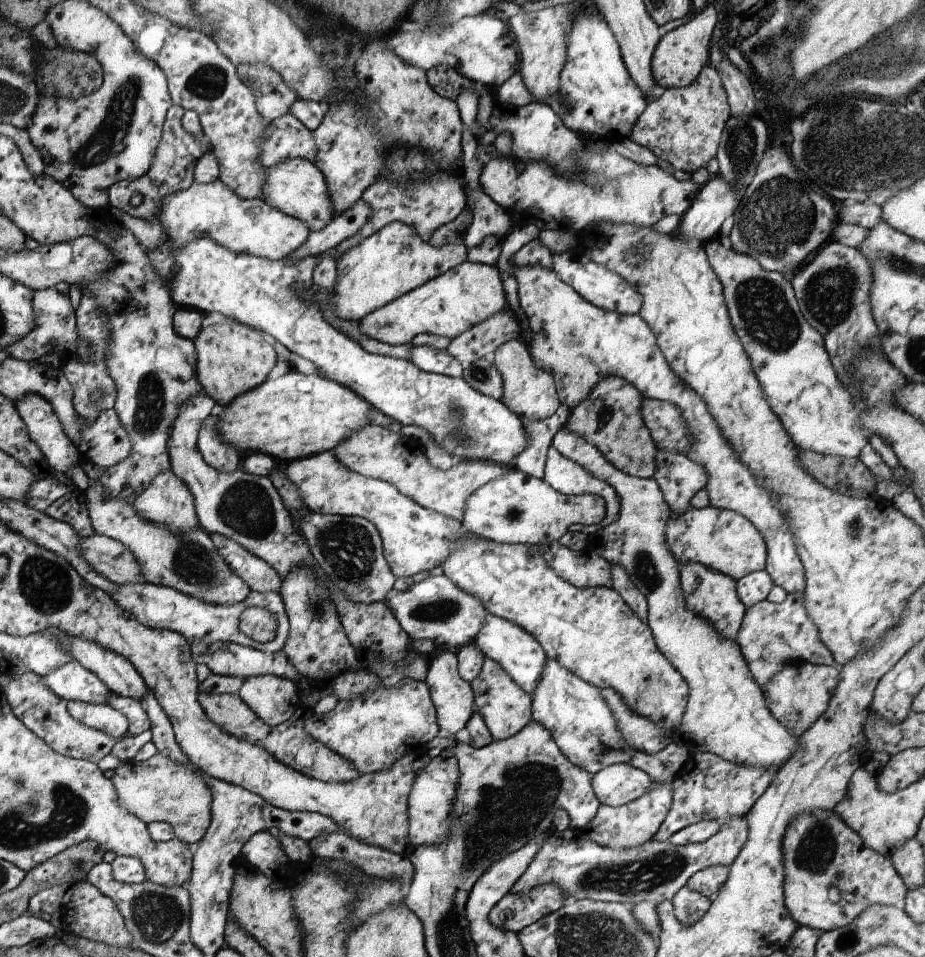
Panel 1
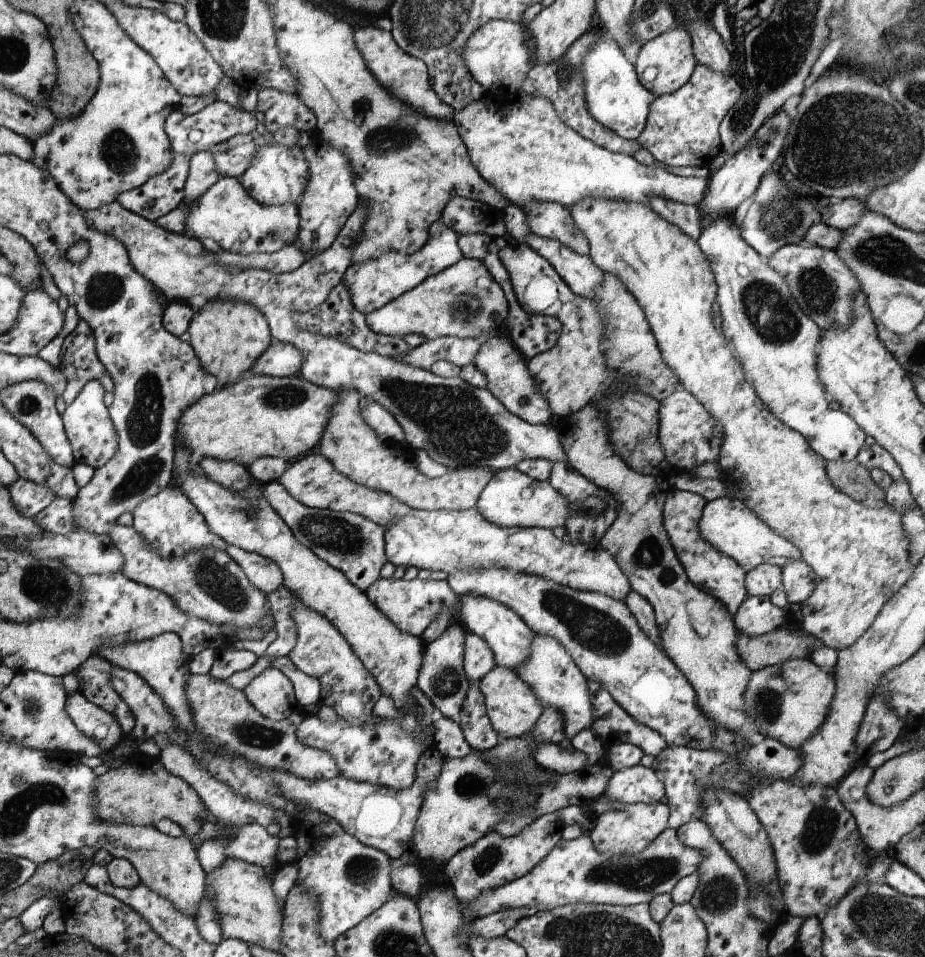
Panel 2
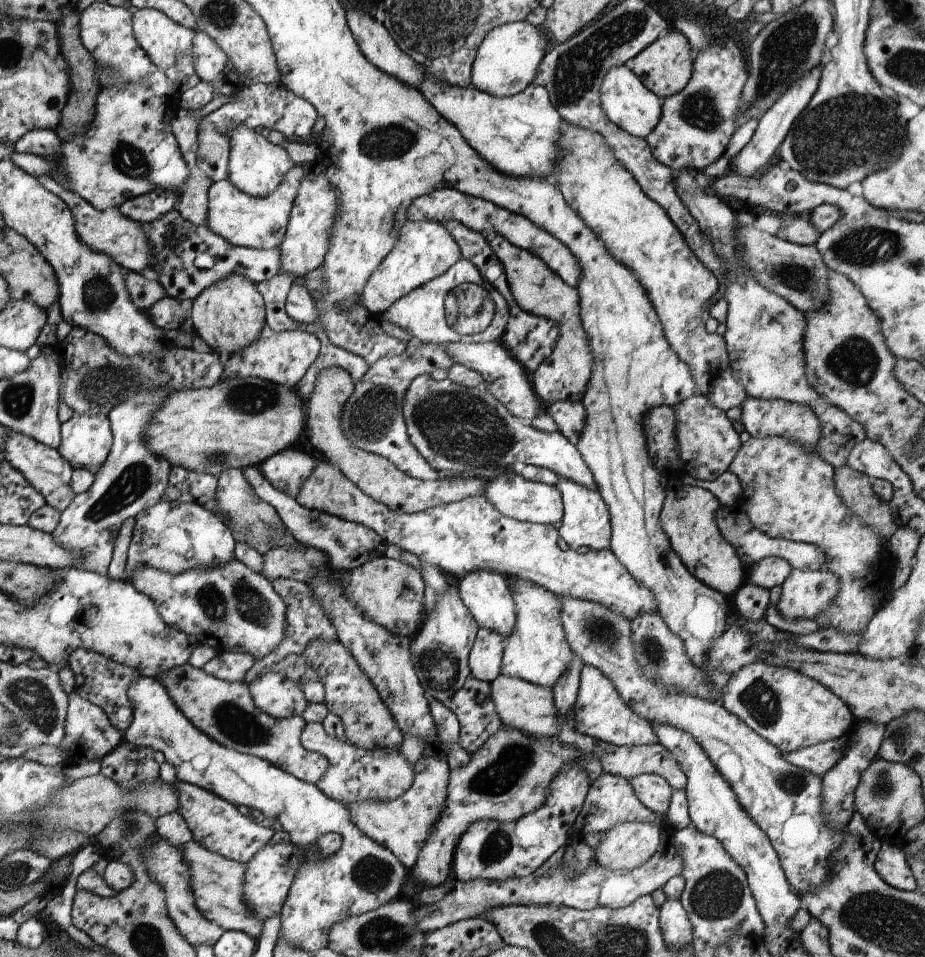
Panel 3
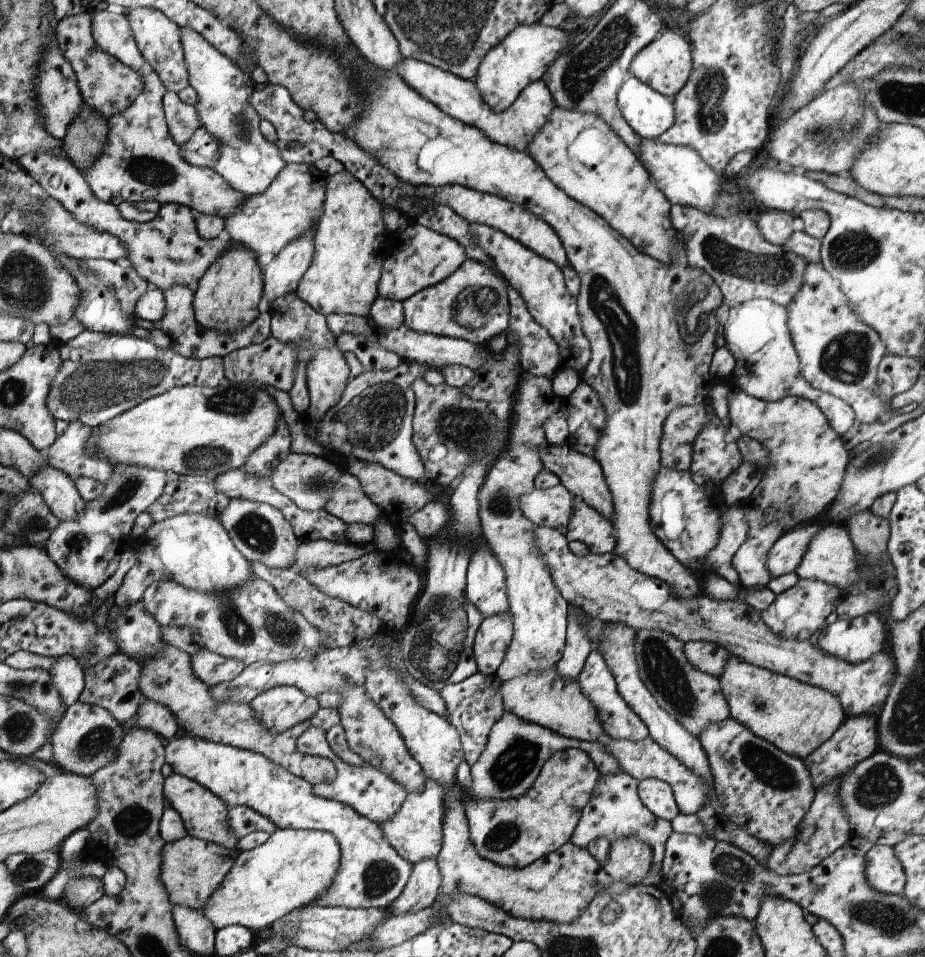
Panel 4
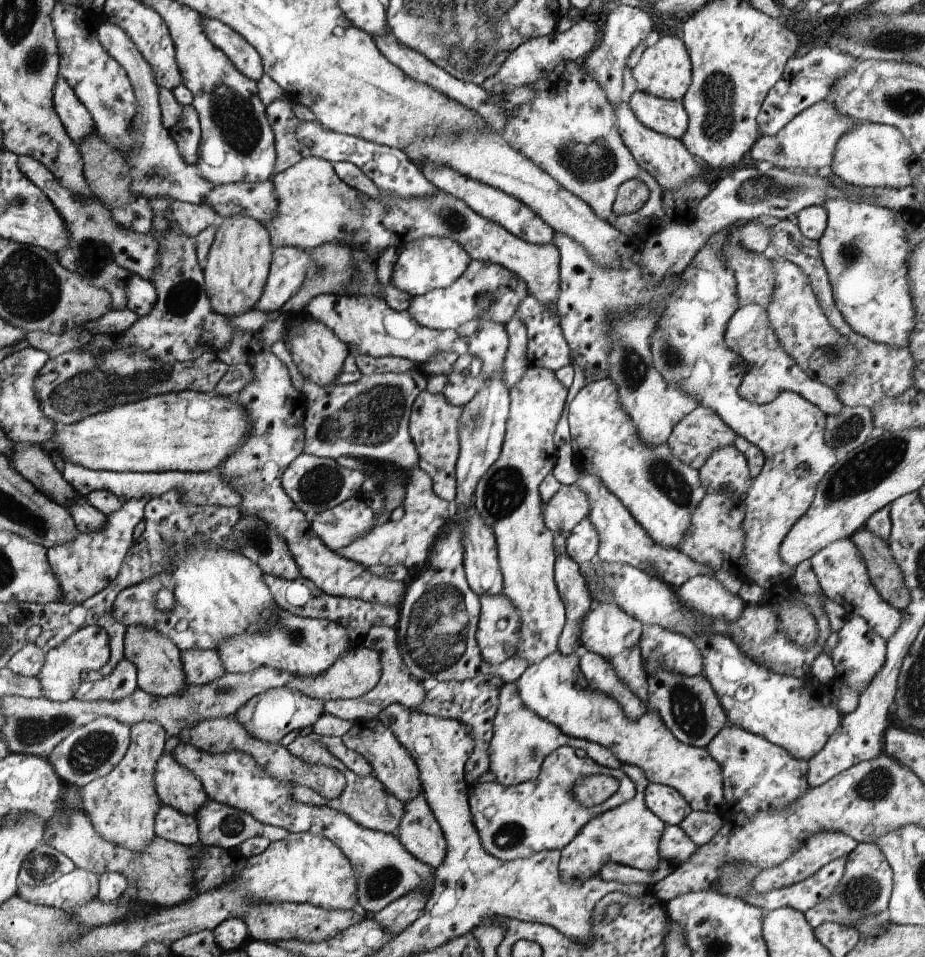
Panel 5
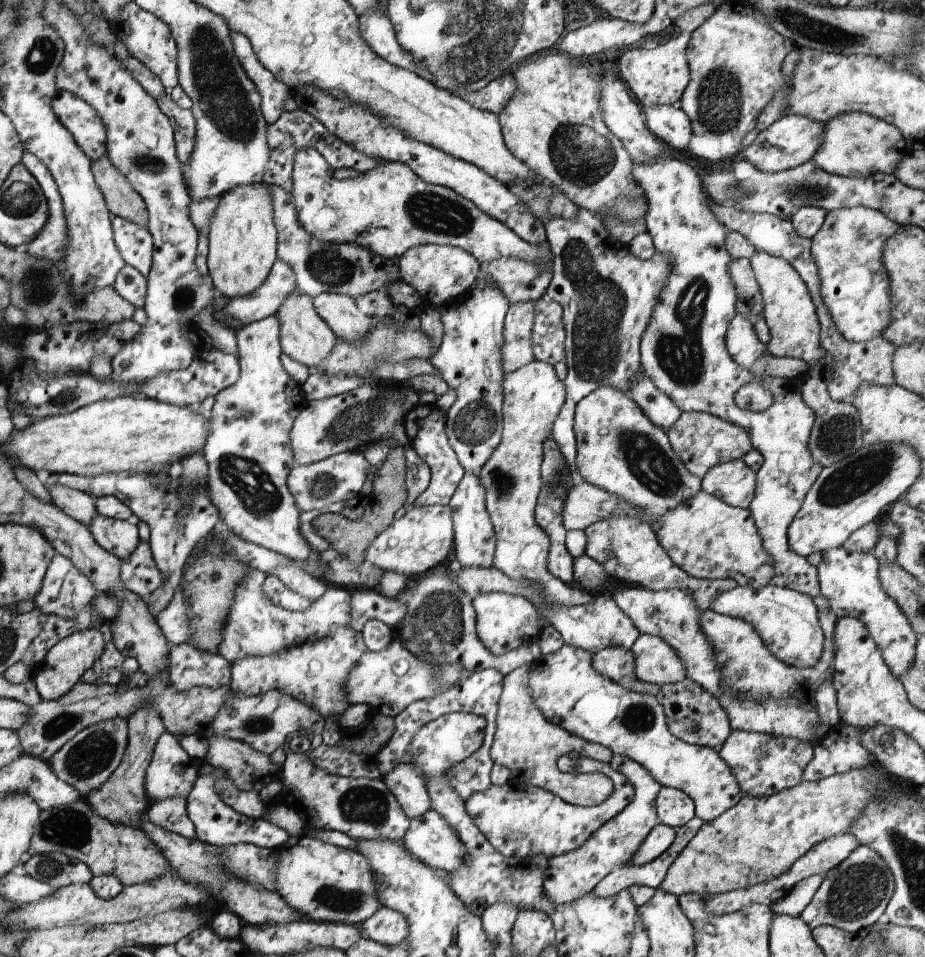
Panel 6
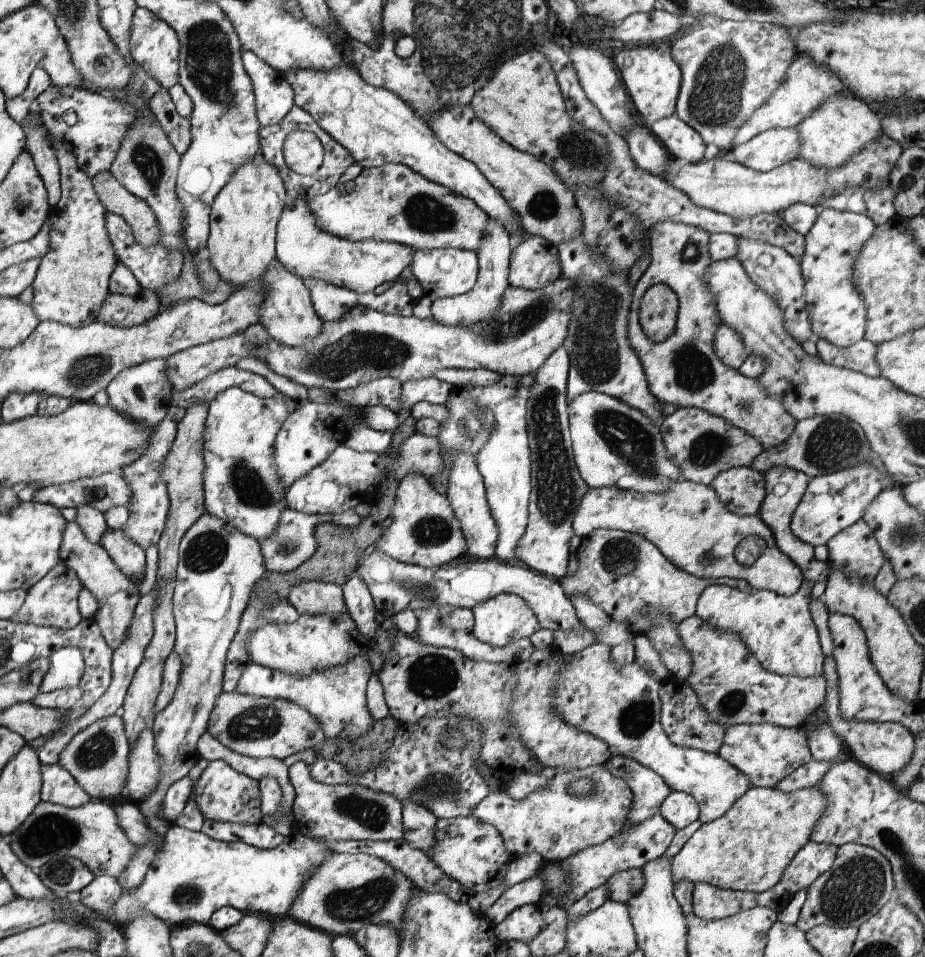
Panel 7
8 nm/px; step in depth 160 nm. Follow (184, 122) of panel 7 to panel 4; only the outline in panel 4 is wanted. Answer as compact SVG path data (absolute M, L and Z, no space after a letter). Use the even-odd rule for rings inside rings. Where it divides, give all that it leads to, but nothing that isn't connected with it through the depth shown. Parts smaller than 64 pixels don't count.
M200 126L184 144L180 144L180 152L190 164L211 168L219 157L218 147L218 140Z

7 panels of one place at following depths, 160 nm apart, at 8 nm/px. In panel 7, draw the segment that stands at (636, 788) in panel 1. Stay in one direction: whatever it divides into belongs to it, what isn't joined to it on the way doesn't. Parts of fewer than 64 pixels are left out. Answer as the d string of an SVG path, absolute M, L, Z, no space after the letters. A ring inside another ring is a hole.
M672 791L660 805L659 811L677 831L699 819L700 807L691 794Z

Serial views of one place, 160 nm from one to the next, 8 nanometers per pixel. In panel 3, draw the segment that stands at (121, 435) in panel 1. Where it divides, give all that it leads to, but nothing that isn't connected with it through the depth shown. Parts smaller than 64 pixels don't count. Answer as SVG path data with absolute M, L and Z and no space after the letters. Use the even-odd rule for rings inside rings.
M76 413L62 424L62 444L58 446L58 453L70 462L74 468L90 470L92 474L101 471L111 450L113 435L108 416L86 416Z

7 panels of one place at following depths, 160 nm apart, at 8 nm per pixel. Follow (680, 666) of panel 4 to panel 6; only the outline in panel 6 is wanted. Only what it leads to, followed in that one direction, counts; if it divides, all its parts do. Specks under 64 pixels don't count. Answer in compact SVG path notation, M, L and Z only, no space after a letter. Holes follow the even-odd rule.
M684 678L684 680L675 683L653 685L636 679L632 686L634 690L654 695L658 699L658 702L663 706L669 731L676 738L691 745L701 745L718 751L720 751L722 744L726 742L731 731L726 711L713 694L704 690L693 680Z

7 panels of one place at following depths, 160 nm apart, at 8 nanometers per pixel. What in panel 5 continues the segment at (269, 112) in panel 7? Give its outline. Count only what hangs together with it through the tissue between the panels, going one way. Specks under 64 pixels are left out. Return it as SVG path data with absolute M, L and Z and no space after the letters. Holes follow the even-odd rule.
M203 18L203 21L210 40L221 48L226 56L229 56L229 59L244 76L253 81L263 78L265 69L261 53L245 37L218 19Z

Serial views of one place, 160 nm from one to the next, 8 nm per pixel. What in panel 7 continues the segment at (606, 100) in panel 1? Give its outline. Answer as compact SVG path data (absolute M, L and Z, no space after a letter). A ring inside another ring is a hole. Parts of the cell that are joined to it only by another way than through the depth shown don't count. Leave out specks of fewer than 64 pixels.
M678 115L657 120L650 130L672 158L691 163L704 158L707 144L702 135Z

